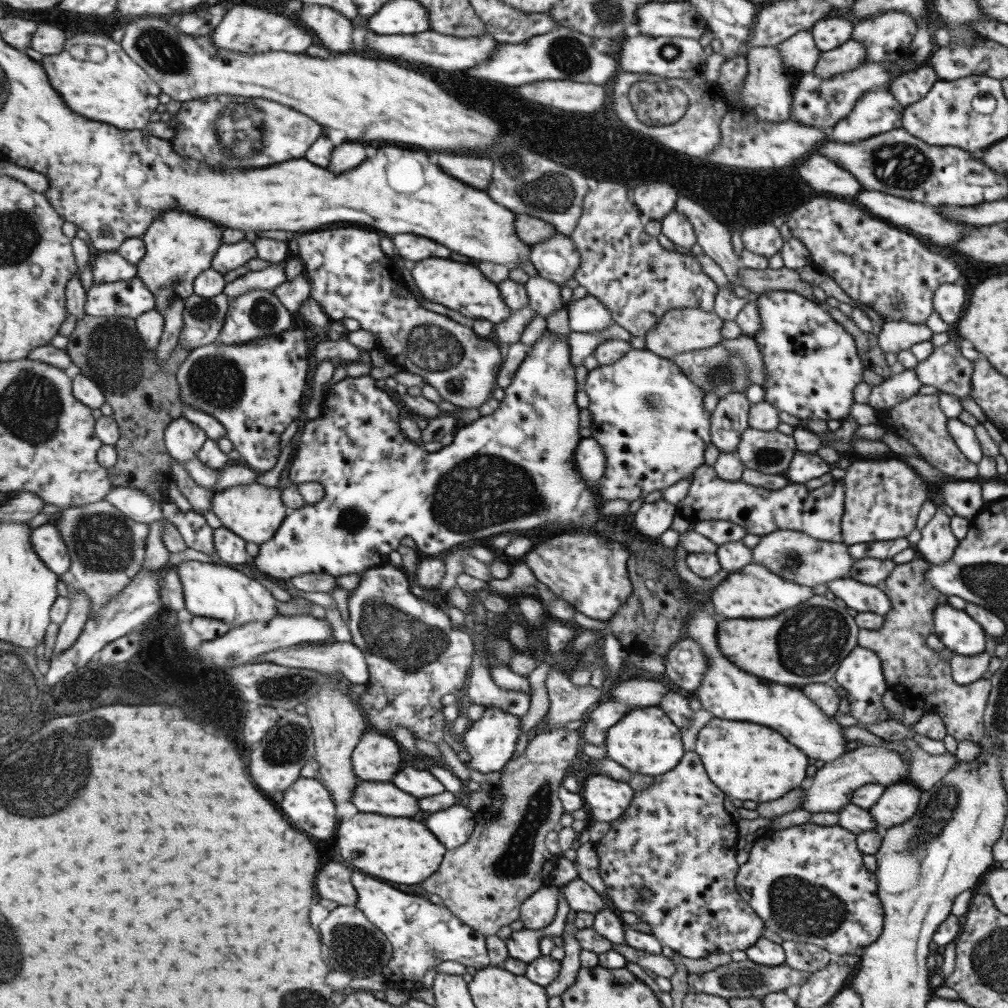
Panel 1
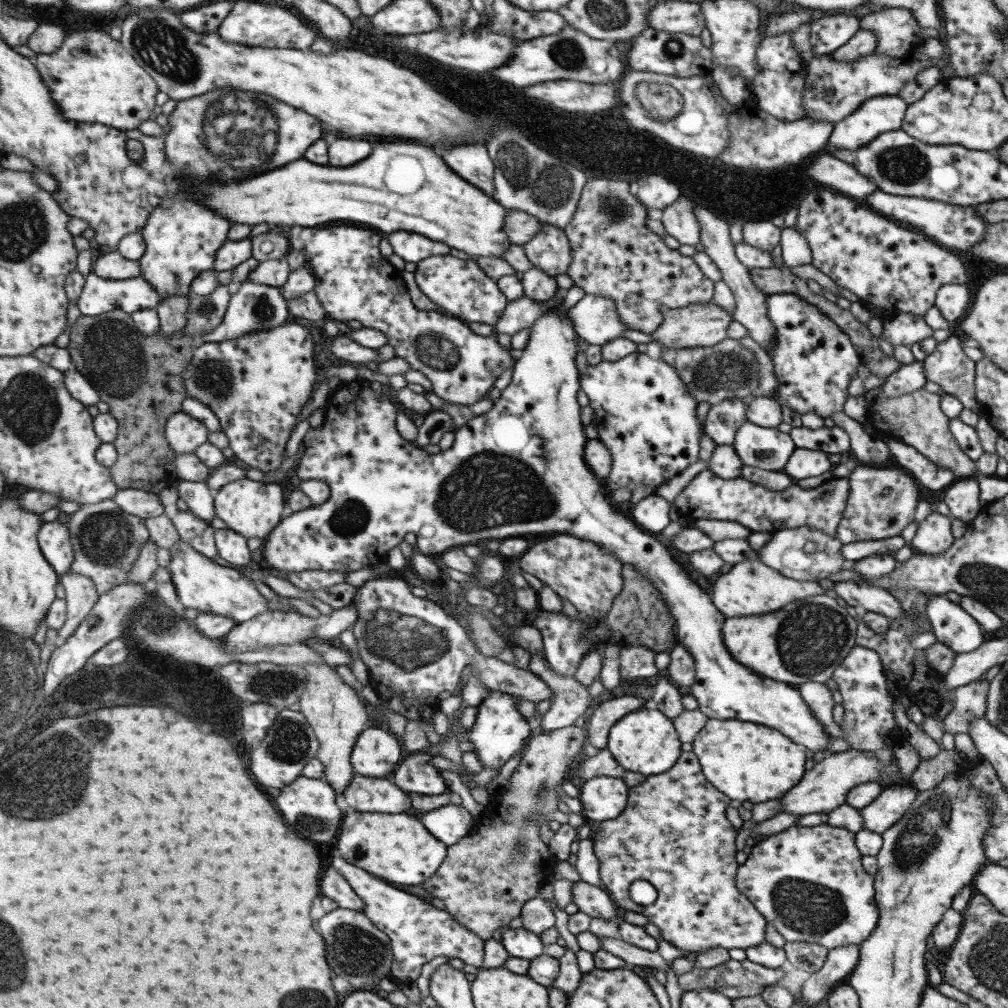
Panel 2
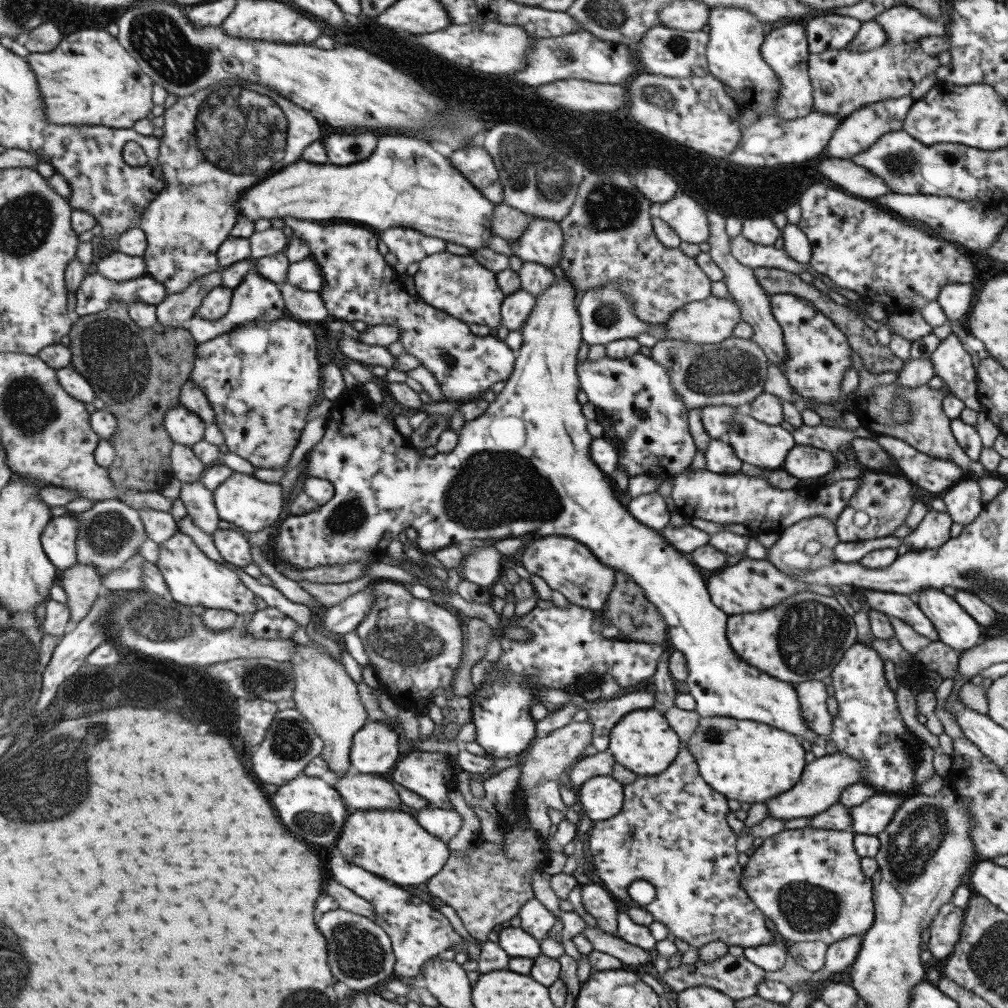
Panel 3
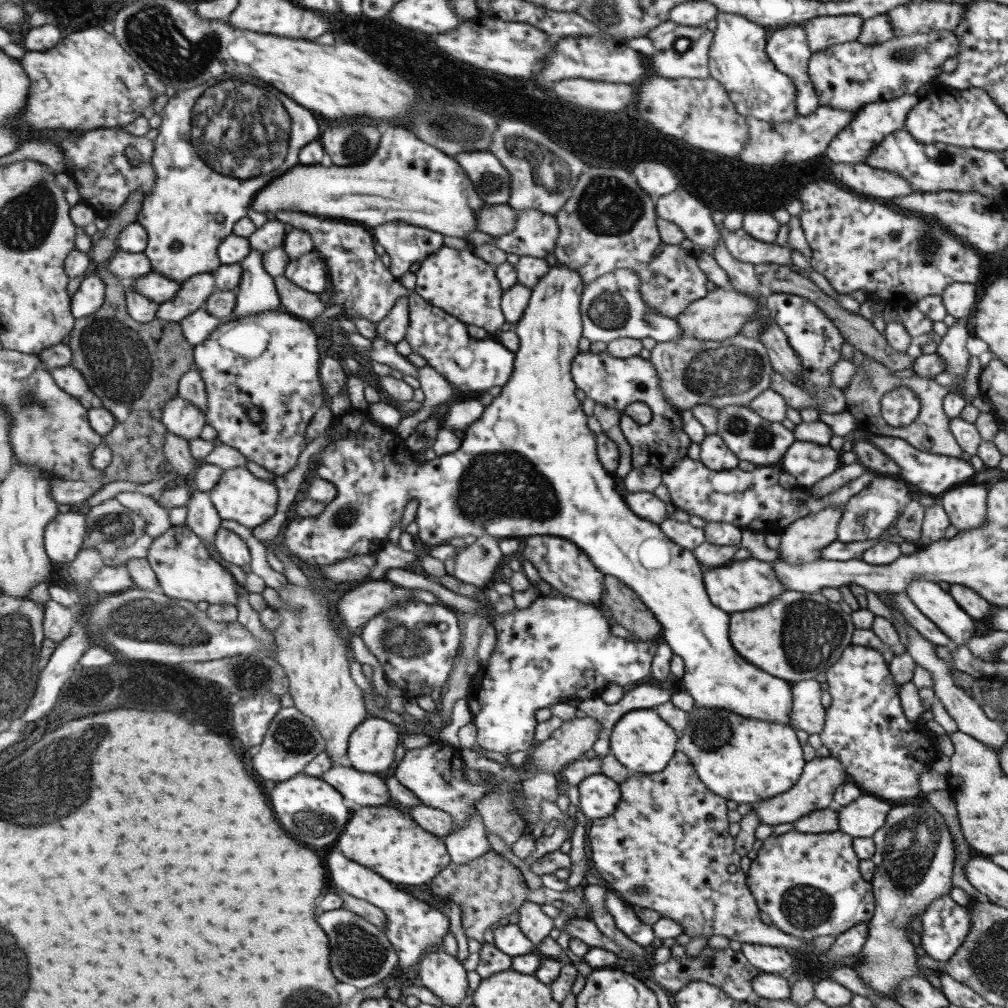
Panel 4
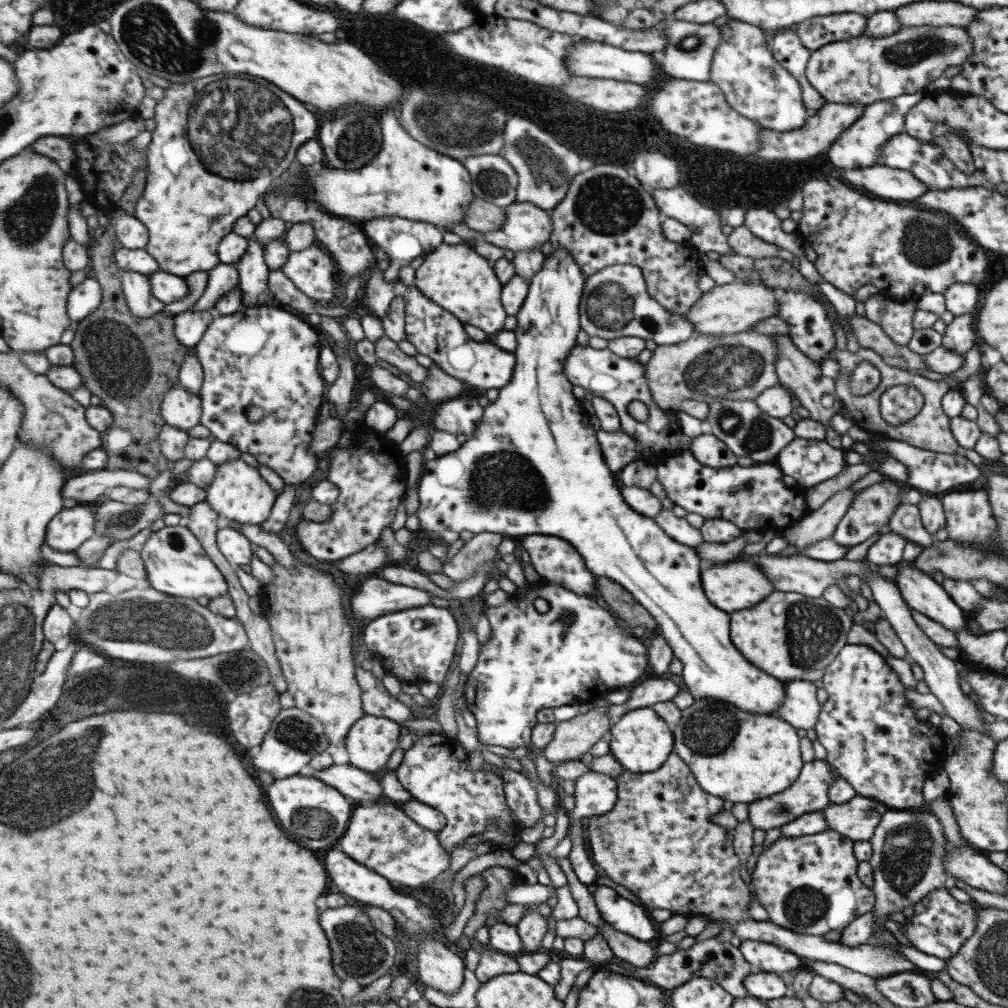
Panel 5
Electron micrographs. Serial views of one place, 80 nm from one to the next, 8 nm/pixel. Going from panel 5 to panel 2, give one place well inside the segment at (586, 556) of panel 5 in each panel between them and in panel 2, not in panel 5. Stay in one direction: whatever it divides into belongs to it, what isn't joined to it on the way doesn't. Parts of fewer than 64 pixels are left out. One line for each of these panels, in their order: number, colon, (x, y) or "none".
2: (517, 469)
3: (523, 467)
4: (528, 467)

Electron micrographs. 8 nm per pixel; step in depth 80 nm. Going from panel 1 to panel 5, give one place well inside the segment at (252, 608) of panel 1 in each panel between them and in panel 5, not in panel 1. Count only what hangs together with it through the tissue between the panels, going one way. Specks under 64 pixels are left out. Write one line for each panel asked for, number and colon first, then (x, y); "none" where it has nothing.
2: (202, 583)
3: (193, 578)
4: (185, 569)
5: (177, 564)

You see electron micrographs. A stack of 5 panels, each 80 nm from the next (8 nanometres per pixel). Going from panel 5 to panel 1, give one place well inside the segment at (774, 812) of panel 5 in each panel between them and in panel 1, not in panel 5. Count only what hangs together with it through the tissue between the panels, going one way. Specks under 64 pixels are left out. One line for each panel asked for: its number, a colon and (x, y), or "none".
1: (831, 787)
2: (823, 788)
3: (822, 780)
4: (819, 777)

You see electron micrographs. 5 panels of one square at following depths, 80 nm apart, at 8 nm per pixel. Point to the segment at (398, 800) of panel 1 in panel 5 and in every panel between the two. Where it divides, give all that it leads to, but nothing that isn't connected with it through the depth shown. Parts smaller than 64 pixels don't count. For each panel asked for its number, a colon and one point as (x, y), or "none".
2: (366, 794)
3: (364, 792)
4: (366, 789)
5: (355, 783)

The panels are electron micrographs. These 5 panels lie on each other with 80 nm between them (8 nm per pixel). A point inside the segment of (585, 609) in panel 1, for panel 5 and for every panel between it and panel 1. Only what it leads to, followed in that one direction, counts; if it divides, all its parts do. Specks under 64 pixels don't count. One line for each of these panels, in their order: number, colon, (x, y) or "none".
2: (578, 572)
3: (571, 570)
4: (559, 564)
5: (554, 560)

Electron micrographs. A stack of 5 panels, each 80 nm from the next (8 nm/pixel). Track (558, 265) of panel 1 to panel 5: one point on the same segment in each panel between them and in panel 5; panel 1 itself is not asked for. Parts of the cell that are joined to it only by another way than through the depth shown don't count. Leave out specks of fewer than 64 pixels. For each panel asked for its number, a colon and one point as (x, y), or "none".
2: (549, 250)
3: (541, 242)
4: (535, 233)
5: (526, 227)

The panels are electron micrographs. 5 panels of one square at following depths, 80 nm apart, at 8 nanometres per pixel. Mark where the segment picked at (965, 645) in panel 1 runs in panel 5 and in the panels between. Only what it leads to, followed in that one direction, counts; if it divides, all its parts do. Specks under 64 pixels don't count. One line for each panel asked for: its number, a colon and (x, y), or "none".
2: (952, 626)
3: (958, 630)
4: (938, 606)
5: (919, 592)

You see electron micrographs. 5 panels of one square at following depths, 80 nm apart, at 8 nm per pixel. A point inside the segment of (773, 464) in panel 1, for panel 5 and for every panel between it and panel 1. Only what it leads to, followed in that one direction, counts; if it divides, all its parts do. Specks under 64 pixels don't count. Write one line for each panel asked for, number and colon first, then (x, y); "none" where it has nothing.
2: (768, 449)
3: (763, 445)
4: (750, 437)
5: (739, 424)

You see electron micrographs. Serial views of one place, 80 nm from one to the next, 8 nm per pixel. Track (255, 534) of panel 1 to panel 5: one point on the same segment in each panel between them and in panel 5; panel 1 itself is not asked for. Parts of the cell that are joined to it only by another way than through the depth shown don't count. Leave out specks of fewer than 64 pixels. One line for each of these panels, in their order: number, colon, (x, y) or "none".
2: (254, 509)
3: (251, 504)
4: (240, 496)
5: (239, 493)

